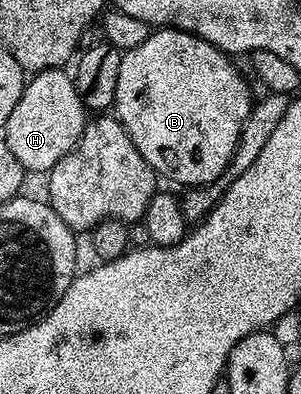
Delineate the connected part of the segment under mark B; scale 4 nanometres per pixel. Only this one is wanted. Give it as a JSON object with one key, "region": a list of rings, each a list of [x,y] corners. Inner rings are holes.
{"region":[[[169,27],[155,28],[140,47],[122,53],[112,113],[159,178],[167,177],[181,187],[201,187],[215,184],[225,174],[252,104],[241,71],[230,61],[233,60],[212,43]]]}

